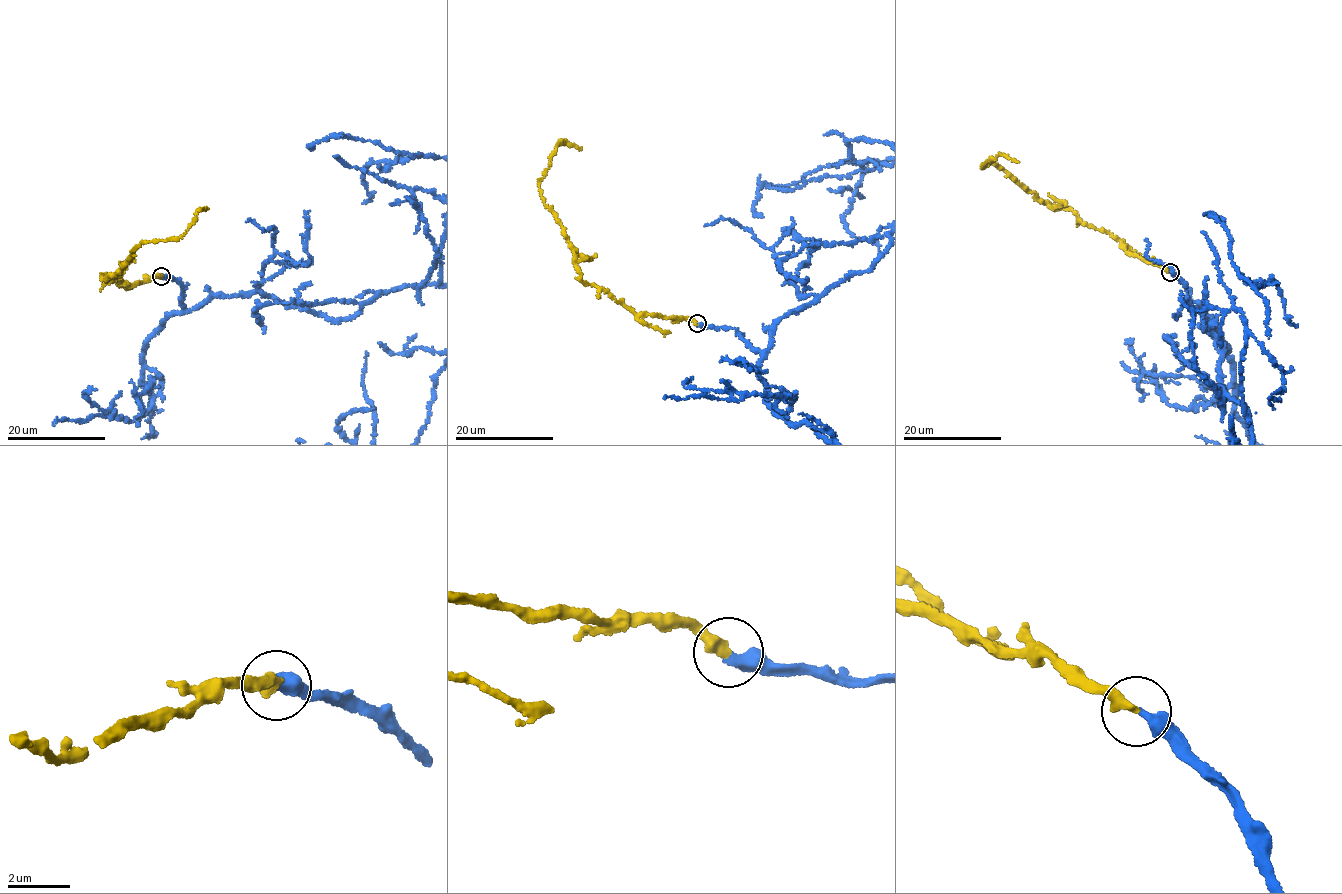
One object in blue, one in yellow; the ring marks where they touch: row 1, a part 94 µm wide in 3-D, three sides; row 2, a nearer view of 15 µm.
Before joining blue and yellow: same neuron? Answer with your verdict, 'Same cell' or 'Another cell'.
Same cell

